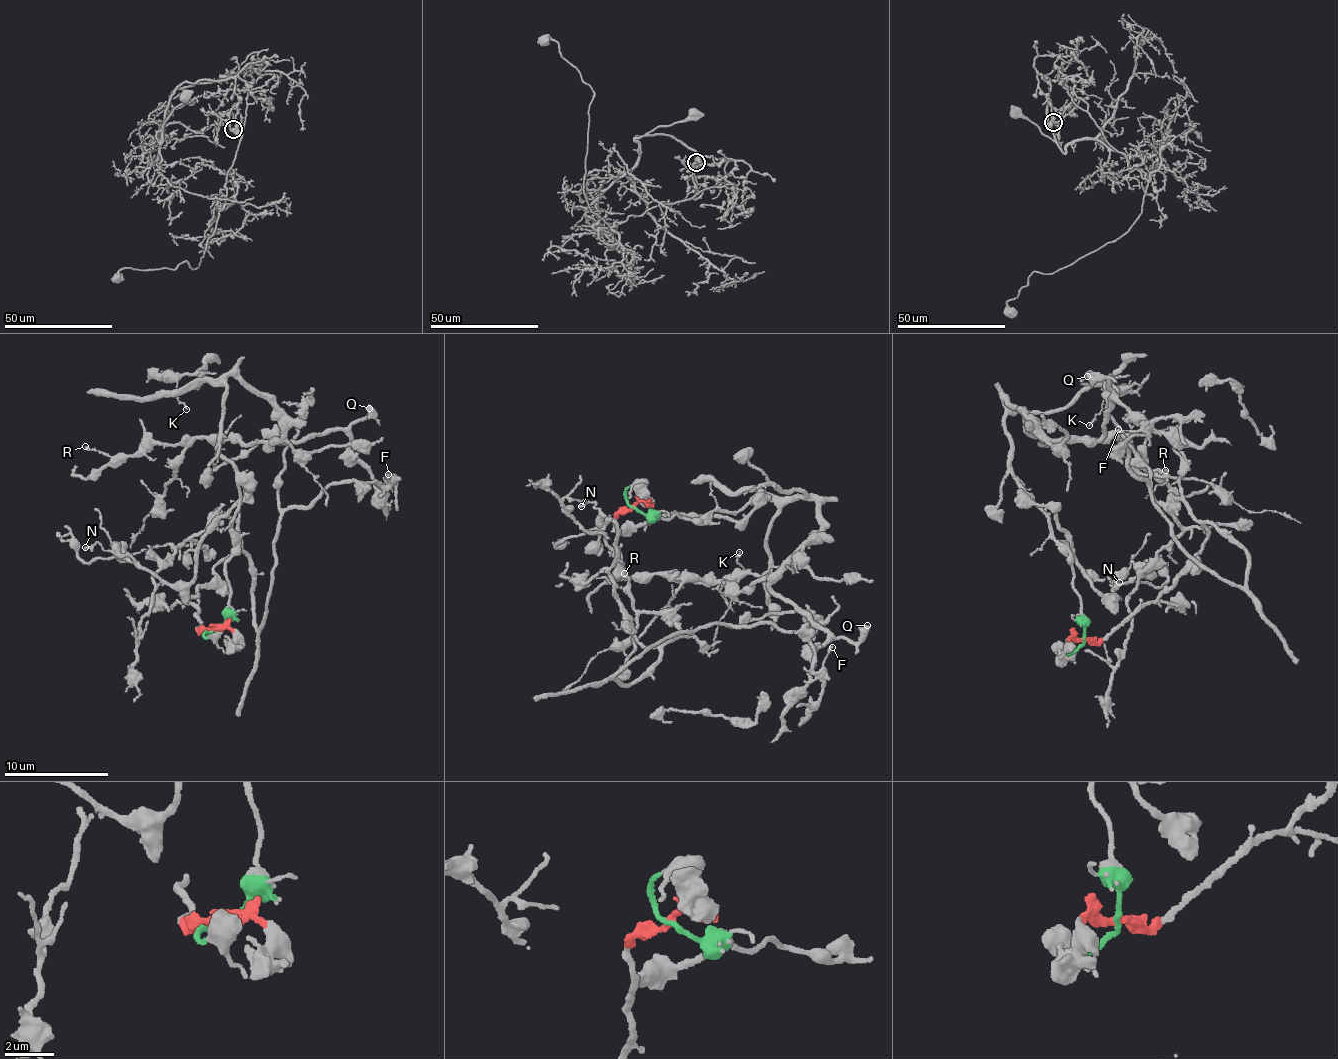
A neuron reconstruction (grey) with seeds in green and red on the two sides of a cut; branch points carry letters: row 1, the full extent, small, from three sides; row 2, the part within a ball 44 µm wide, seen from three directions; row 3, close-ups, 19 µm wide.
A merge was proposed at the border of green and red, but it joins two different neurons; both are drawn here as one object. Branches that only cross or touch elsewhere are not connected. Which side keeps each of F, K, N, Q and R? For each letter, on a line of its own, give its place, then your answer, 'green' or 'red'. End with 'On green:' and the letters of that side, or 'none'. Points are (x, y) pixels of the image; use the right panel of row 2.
F: place (1118, 429); red
K: place (1089, 425); green
N: place (1119, 582); green
Q: place (1087, 376); green
R: place (1165, 470); green
On green: K, N, Q, R

